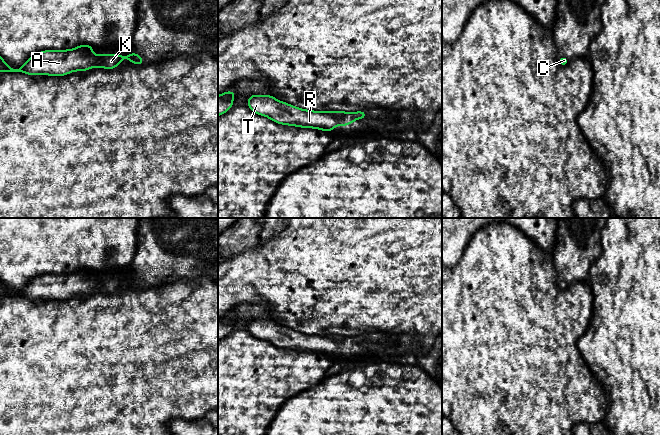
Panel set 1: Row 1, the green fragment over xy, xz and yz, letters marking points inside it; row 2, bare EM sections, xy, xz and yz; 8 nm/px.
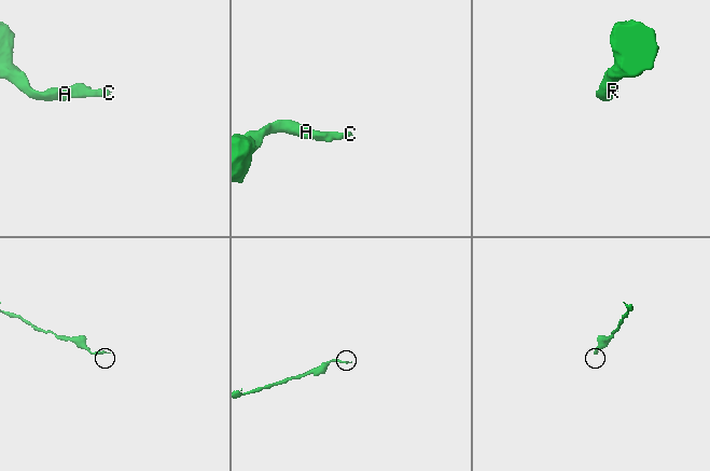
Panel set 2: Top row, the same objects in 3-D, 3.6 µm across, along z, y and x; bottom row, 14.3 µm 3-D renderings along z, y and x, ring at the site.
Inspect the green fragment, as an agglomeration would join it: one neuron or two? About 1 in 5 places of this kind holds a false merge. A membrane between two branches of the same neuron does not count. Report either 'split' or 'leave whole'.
leave whole

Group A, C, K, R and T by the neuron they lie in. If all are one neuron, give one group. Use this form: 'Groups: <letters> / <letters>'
Groups: A C K R T

